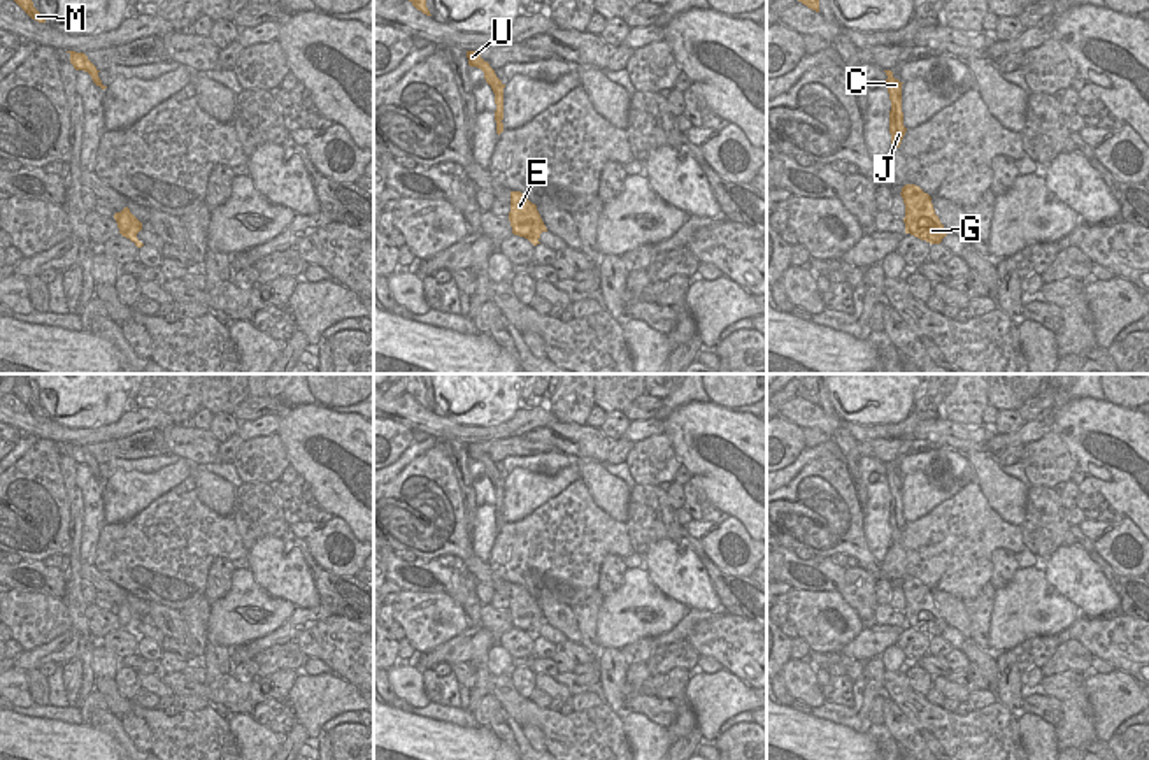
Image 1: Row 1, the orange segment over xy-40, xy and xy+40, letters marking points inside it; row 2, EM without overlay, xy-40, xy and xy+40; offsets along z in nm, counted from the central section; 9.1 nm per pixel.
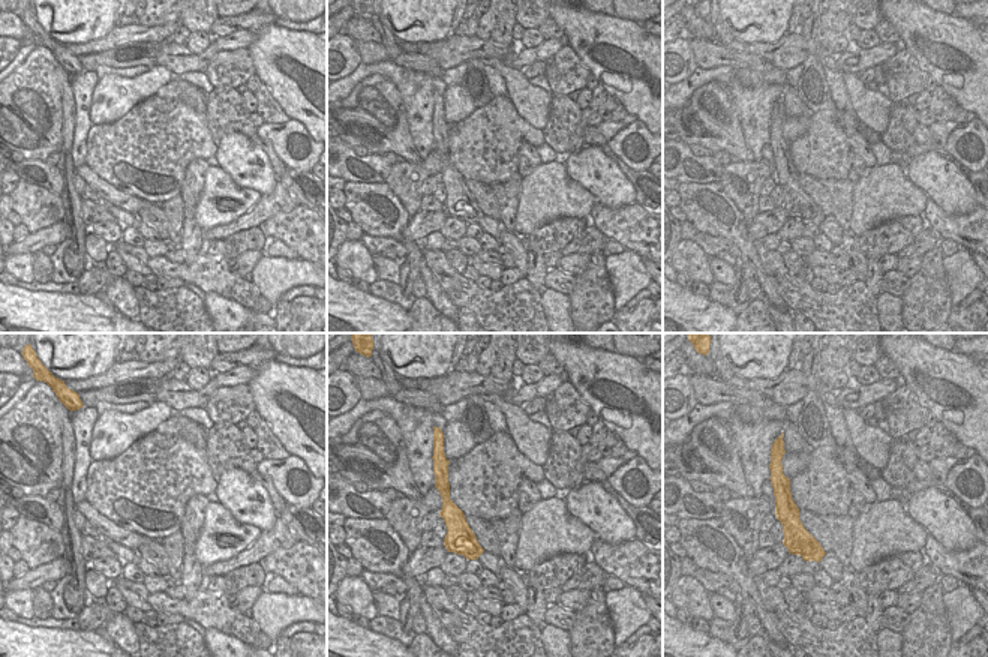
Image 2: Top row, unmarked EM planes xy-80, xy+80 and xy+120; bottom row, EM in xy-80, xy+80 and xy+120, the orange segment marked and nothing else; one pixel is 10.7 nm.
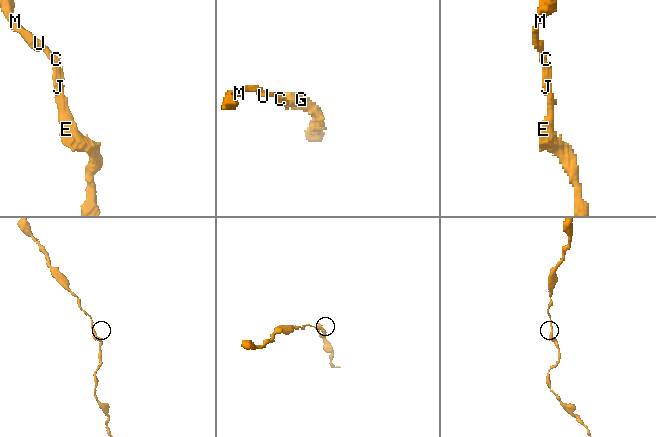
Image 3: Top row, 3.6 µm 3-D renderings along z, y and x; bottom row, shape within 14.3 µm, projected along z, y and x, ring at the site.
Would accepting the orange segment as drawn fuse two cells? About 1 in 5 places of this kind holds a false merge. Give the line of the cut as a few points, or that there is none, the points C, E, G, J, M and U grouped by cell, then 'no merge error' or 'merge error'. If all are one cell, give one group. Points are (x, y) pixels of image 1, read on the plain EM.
cut none; groups C E G J M U; no merge error

